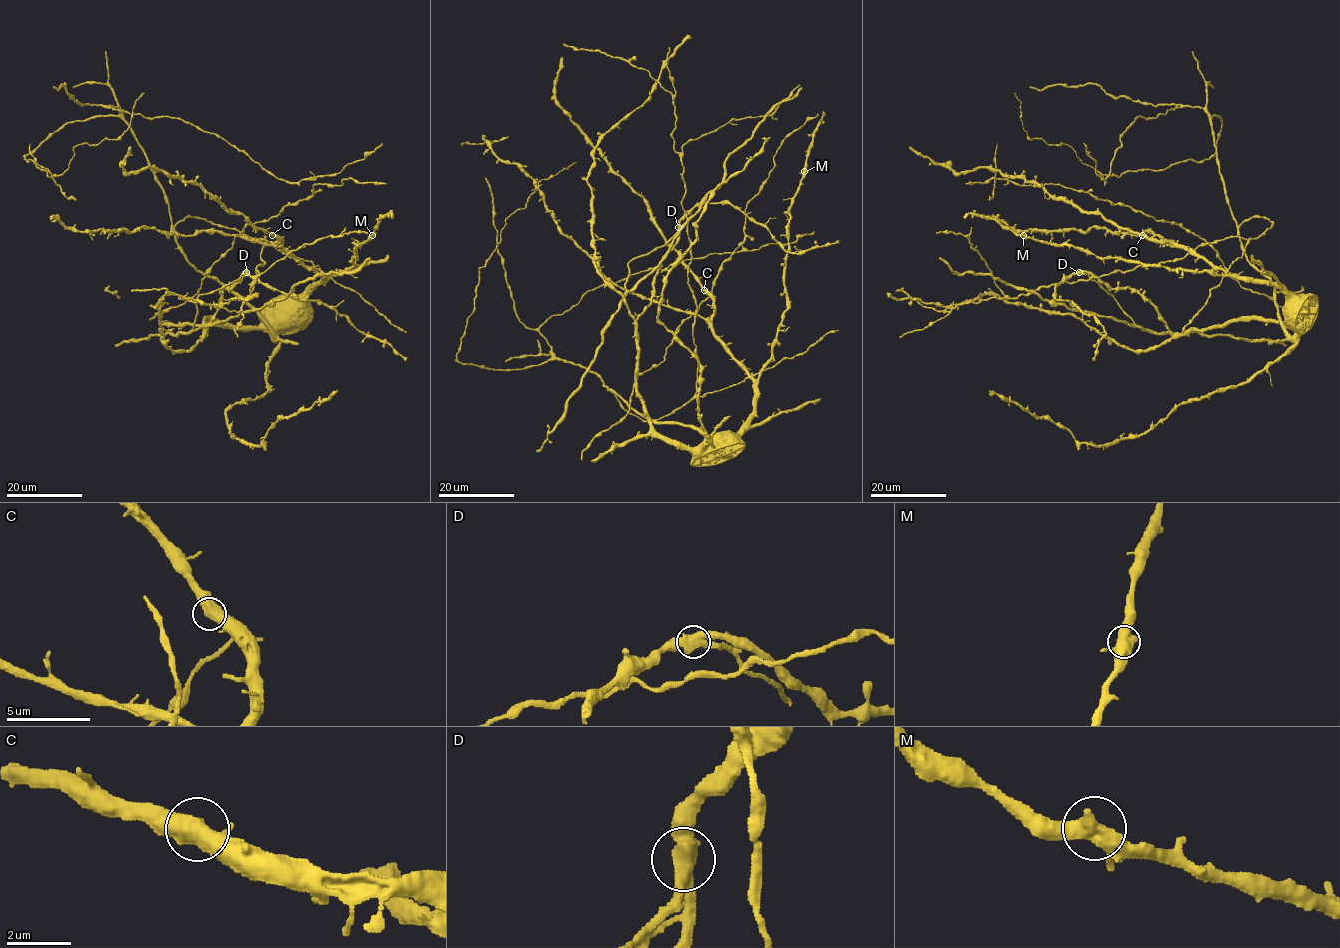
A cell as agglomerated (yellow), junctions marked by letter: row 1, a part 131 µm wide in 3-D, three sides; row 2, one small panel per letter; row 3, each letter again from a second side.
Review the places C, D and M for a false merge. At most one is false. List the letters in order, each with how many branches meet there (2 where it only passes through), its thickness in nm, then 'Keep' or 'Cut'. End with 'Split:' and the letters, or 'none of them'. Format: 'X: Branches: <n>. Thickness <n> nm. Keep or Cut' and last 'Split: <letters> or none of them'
C: Branches: 2. Thickness 600 nm. Keep
D: Branches: 2. Thickness 650 nm. Cut
M: Branches: 2. Thickness 600 nm. Keep
Split: D

